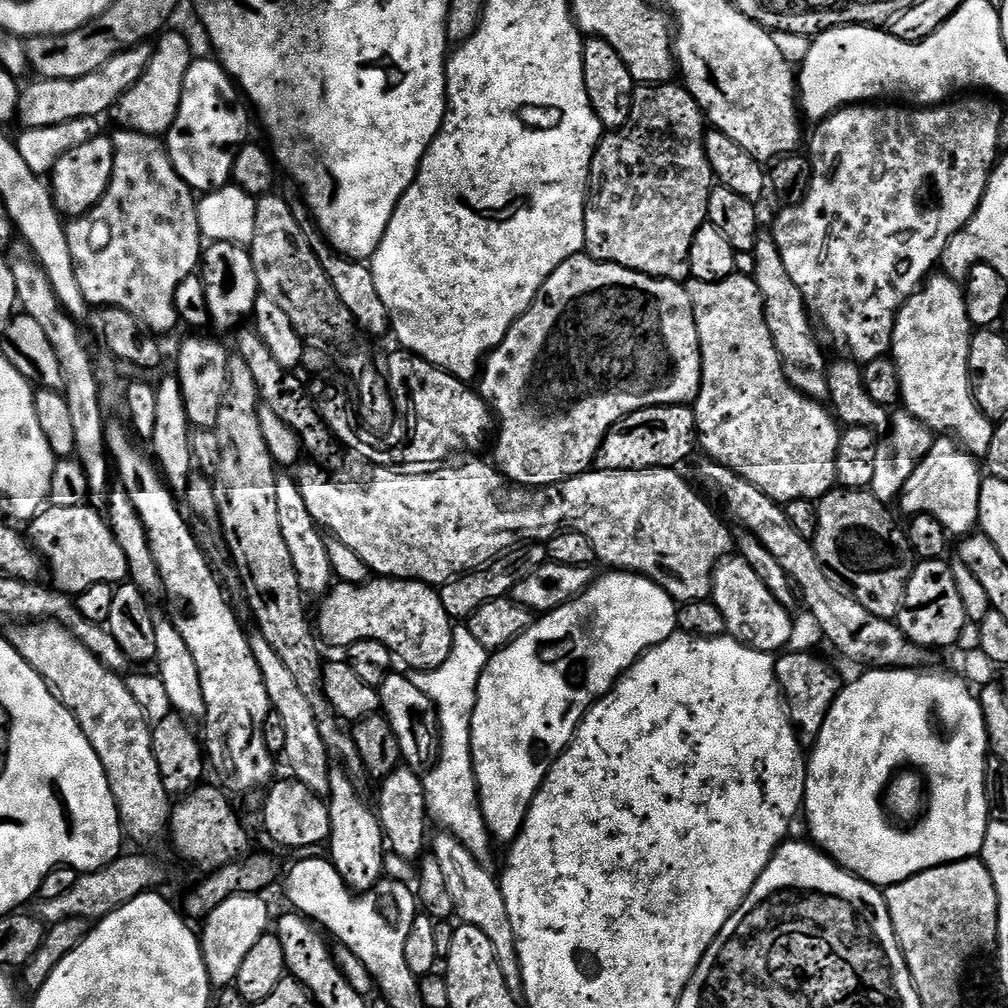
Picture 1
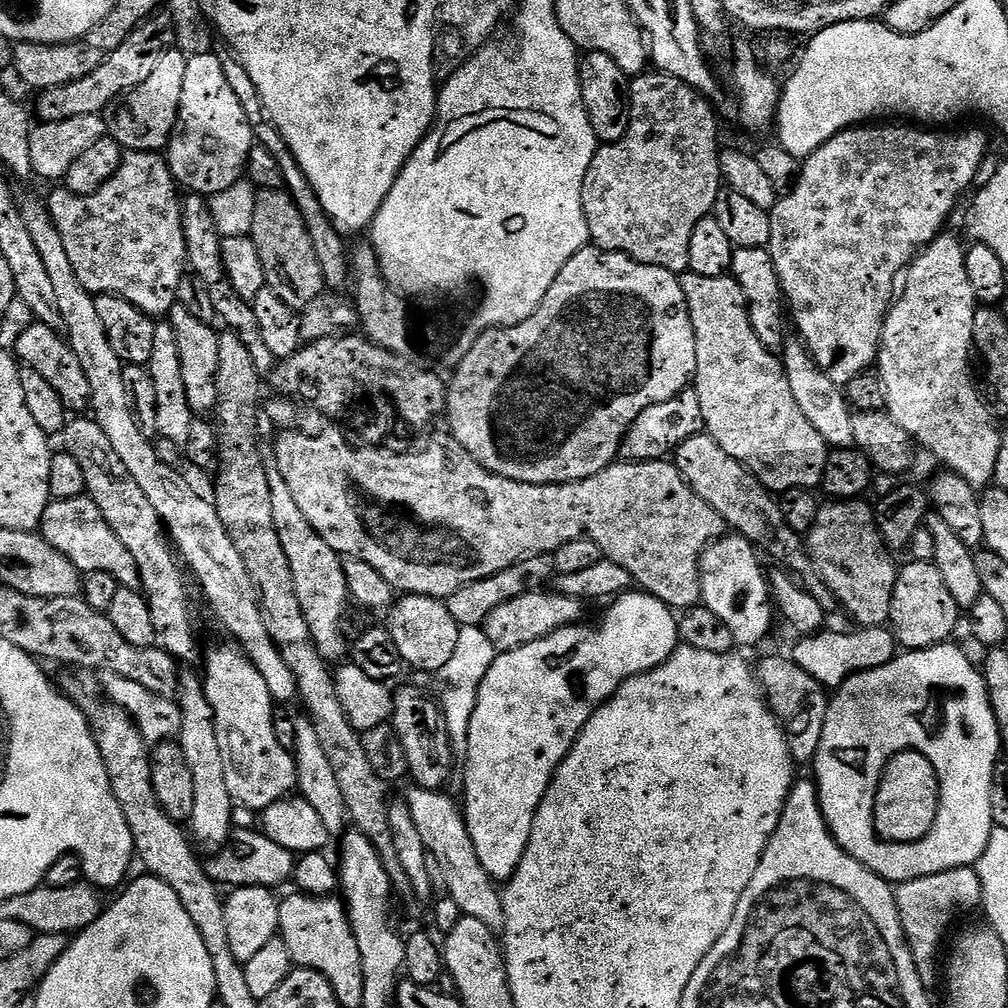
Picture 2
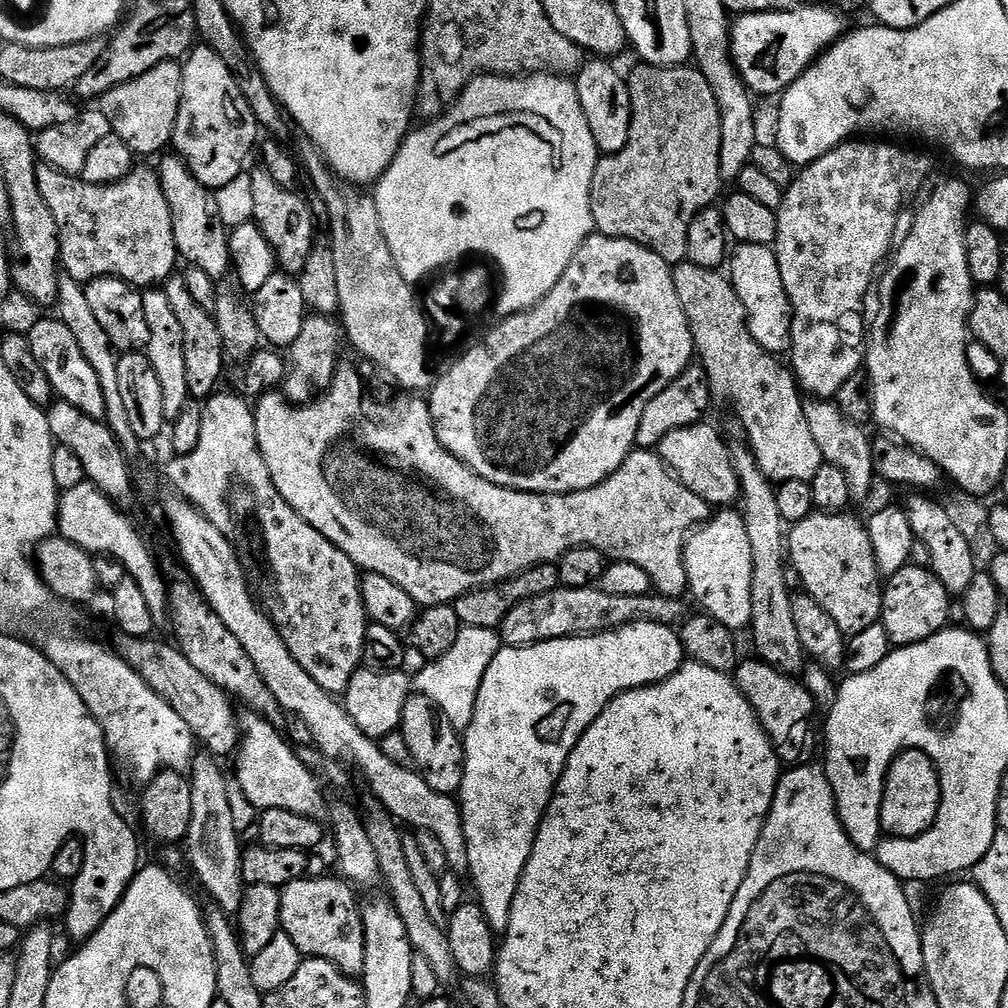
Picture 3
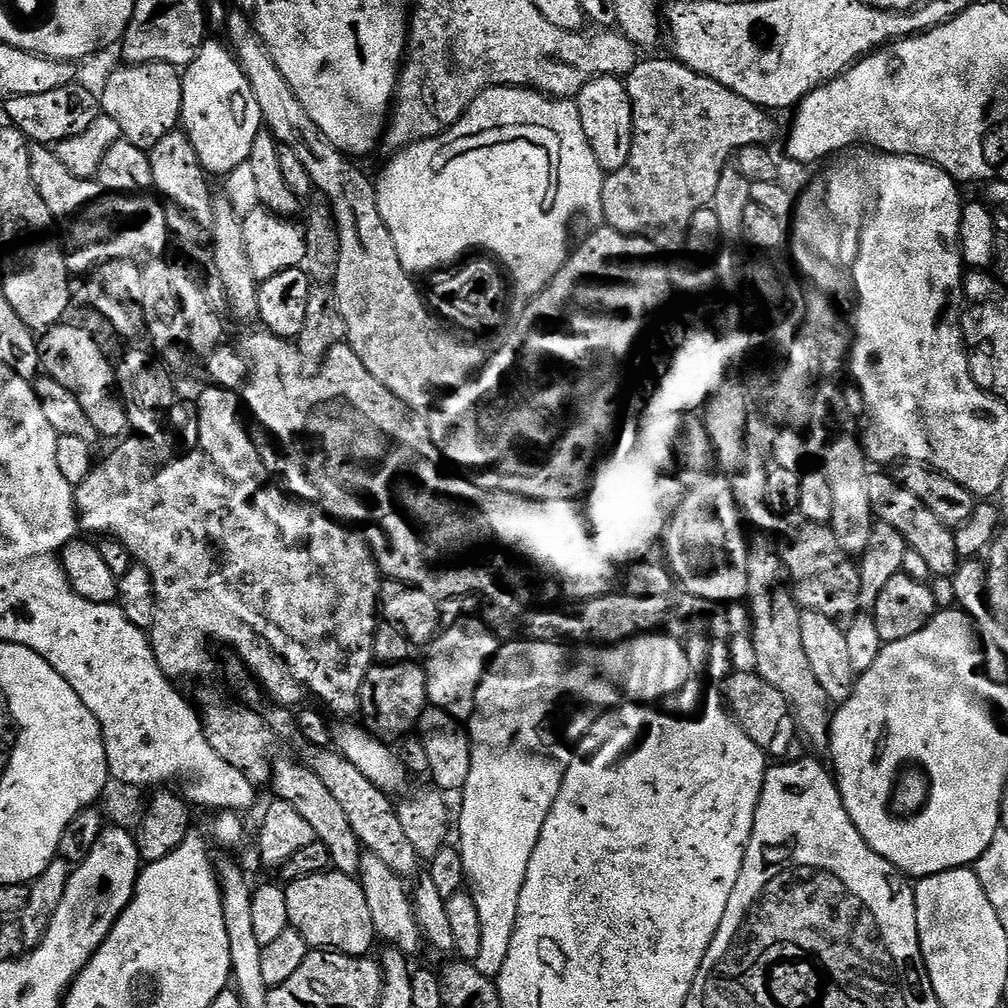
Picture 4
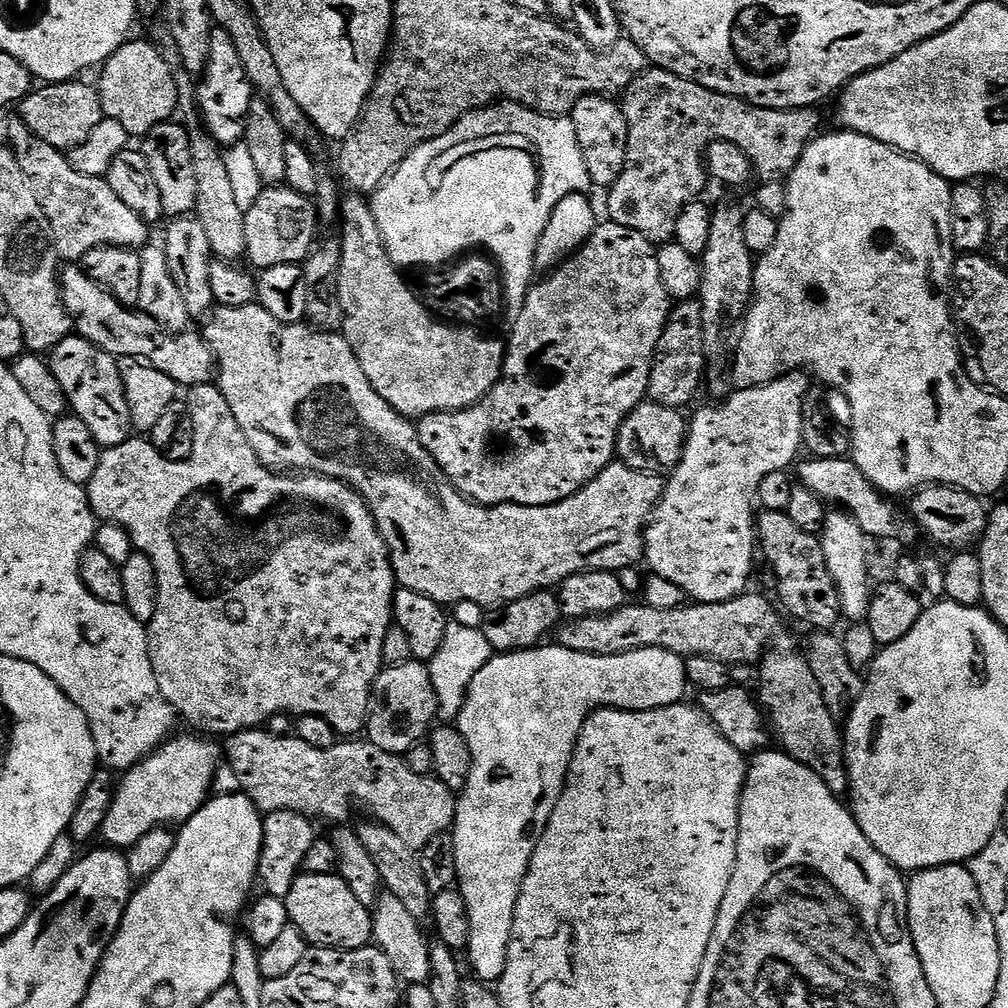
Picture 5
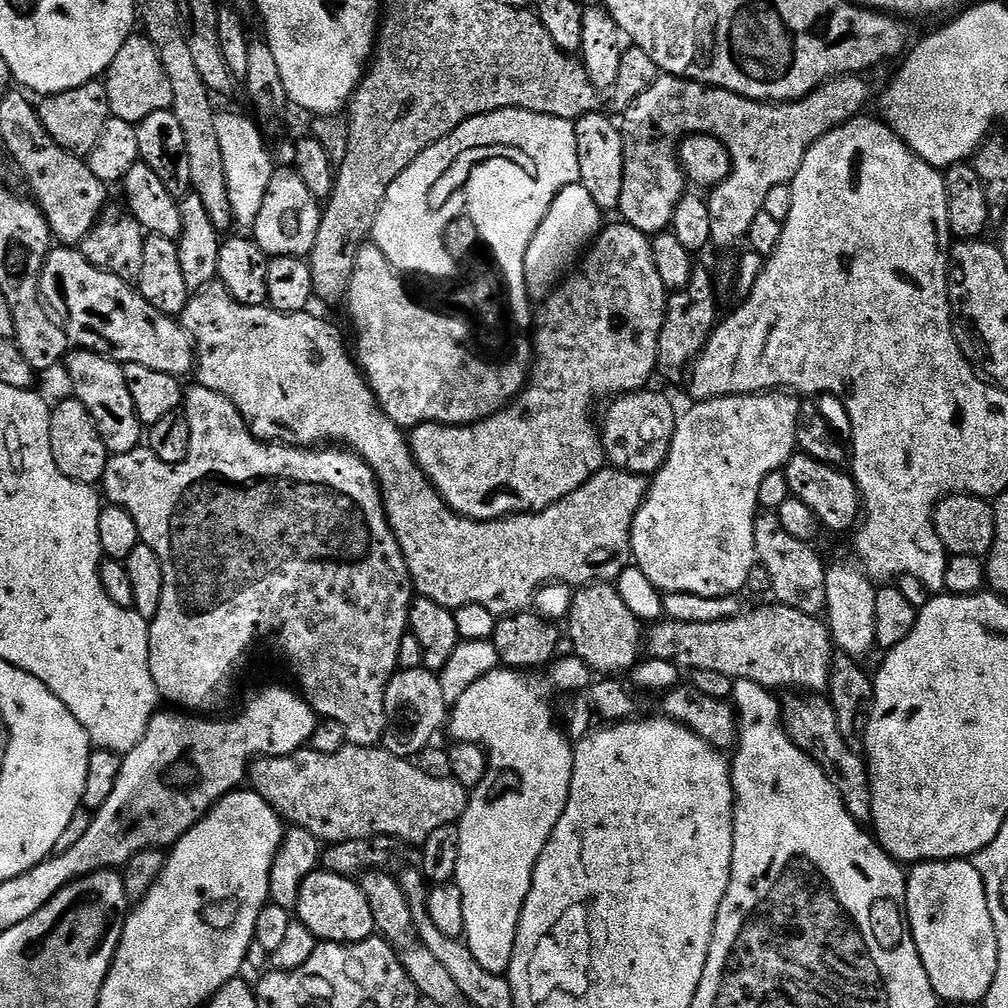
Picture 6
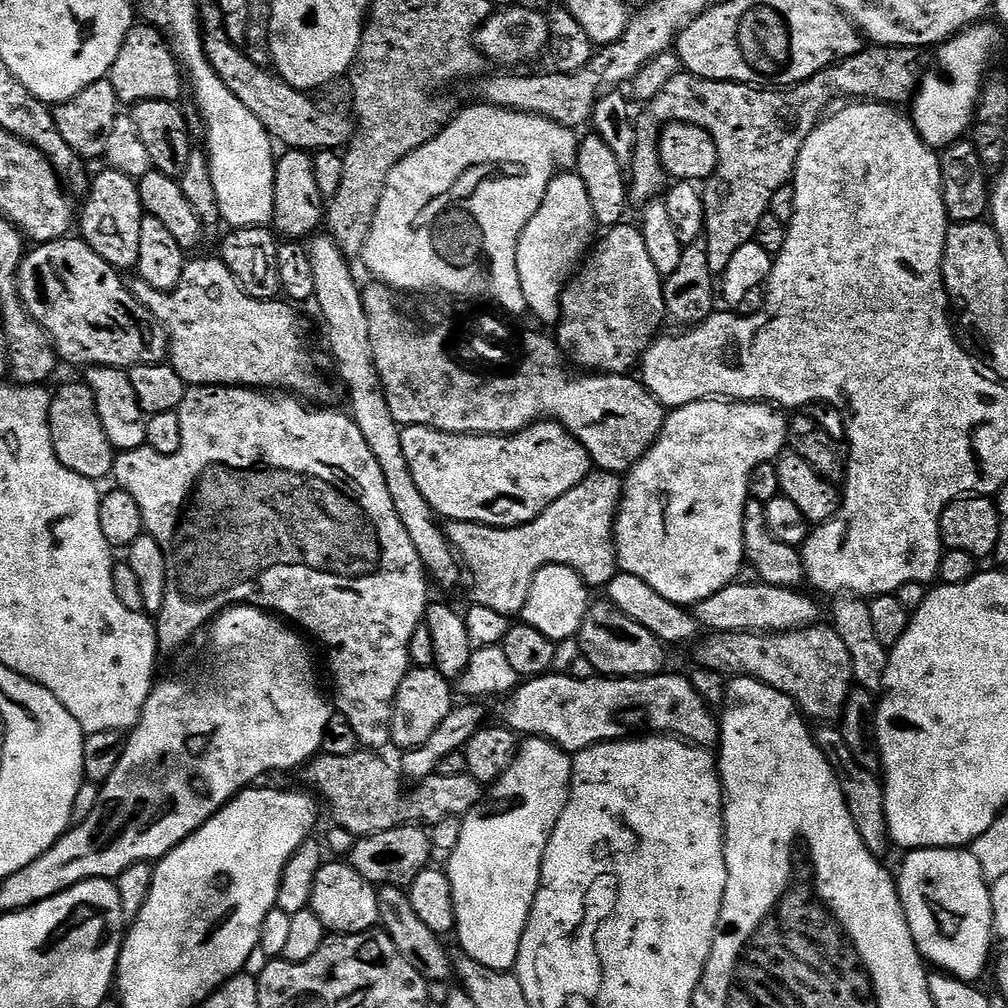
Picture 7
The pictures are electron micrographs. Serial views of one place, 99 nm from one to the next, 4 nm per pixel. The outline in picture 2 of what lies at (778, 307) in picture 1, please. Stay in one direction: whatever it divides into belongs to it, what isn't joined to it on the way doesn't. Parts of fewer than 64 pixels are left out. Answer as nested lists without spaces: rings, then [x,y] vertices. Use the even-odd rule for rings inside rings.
[[[788,338],[782,349],[782,363],[786,382],[790,382],[790,394],[794,394],[794,402],[798,402],[798,410],[806,414],[806,422],[822,434],[829,449],[851,448],[854,445],[854,409],[848,403],[845,389],[830,379],[821,368],[816,365],[810,350],[799,338]]]

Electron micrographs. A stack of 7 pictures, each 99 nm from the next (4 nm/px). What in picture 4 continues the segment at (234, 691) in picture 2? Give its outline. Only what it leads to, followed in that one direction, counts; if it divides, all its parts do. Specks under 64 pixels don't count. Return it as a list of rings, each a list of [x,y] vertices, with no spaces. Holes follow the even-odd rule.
[[[277,759],[272,765],[270,788],[276,791],[275,799],[285,800],[294,806],[294,810],[298,810],[298,814],[302,814],[302,818],[306,818],[306,822],[310,822],[316,839],[322,842],[322,846],[326,846],[332,859],[331,867],[335,871],[356,876],[360,870],[362,849],[354,830],[350,830],[350,821],[346,819],[338,801],[330,795],[330,790],[326,790],[322,778],[315,776],[303,763],[292,760]]]

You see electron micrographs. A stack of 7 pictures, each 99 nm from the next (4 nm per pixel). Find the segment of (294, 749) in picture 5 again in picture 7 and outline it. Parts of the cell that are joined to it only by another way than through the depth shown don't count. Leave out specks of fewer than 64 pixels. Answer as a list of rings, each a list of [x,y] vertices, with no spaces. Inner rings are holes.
[[[372,750],[346,754],[343,758],[320,754],[309,760],[303,769],[304,780],[309,784],[307,787],[319,797],[322,804],[324,799],[324,804],[332,815],[331,823],[346,830],[354,838],[400,828],[403,824],[431,826],[442,822],[442,818],[463,818],[482,799],[481,784],[467,774],[433,774],[412,786],[409,792],[404,792],[405,781],[401,773],[393,765],[392,769],[380,756],[383,755]]]

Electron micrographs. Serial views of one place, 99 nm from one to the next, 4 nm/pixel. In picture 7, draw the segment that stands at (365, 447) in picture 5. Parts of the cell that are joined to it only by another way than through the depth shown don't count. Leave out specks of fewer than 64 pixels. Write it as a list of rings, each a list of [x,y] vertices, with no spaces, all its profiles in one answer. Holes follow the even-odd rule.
[[[192,260],[184,266],[180,285],[172,292],[154,290],[145,280],[136,278],[130,287],[137,302],[149,308],[154,318],[164,327],[170,345],[170,363],[185,385],[224,384],[228,388],[257,390],[287,390],[300,398],[312,396],[320,388],[320,372],[308,349],[308,332],[296,317],[297,309],[283,299],[259,300],[250,298],[230,274],[223,260]],[[593,470],[574,490],[562,494],[541,516],[516,528],[491,528],[485,524],[449,523],[446,535],[463,567],[472,575],[476,604],[489,607],[497,617],[523,613],[534,574],[547,564],[566,566],[580,575],[589,589],[603,589],[618,575],[616,563],[616,512],[624,495],[621,477]]]

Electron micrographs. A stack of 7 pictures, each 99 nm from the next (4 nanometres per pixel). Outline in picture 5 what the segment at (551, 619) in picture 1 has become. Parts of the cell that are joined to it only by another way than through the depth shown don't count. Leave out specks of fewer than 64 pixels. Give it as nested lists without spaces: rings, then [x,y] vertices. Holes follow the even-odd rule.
[[[537,646],[534,648],[527,648],[521,652],[505,652],[503,654],[493,655],[490,662],[486,662],[486,666],[482,666],[482,670],[478,670],[478,674],[474,674],[474,682],[470,682],[470,690],[466,694],[466,702],[462,706],[460,716],[455,720],[455,727],[460,729],[462,738],[466,738],[466,746],[470,746],[470,754],[472,755],[472,769],[470,770],[470,778],[468,784],[464,787],[463,792],[459,793],[456,801],[456,822],[451,829],[450,835],[454,838],[454,850],[458,850],[458,874],[456,875],[456,884],[458,885],[458,891],[462,894],[462,898],[466,902],[466,910],[470,914],[470,942],[466,949],[466,957],[472,963],[472,968],[476,971],[475,979],[483,982],[489,986],[495,985],[501,978],[502,974],[506,970],[506,962],[508,961],[508,951],[510,950],[510,942],[512,941],[512,927],[514,926],[514,910],[518,906],[518,894],[520,893],[520,887],[522,882],[526,878],[528,873],[528,867],[530,866],[530,858],[534,854],[534,850],[538,846],[538,842],[542,838],[542,834],[546,830],[546,826],[550,822],[550,814],[554,814],[554,810],[558,806],[558,802],[562,798],[562,790],[564,789],[564,783],[568,777],[568,767],[572,761],[572,755],[576,749],[576,743],[580,737],[580,732],[584,728],[584,724],[588,721],[589,716],[593,712],[600,711],[601,708],[619,708],[621,712],[645,712],[646,710],[654,710],[655,708],[665,708],[666,706],[674,706],[681,703],[685,699],[684,691],[690,688],[690,683],[687,676],[687,666],[685,664],[685,657],[678,654],[670,654],[670,650],[658,650],[657,648],[639,648],[638,650],[630,650],[629,652],[623,652],[622,654],[614,654],[613,656],[595,656],[594,654],[586,654],[585,652],[575,652],[574,650],[566,650],[559,646]]]

